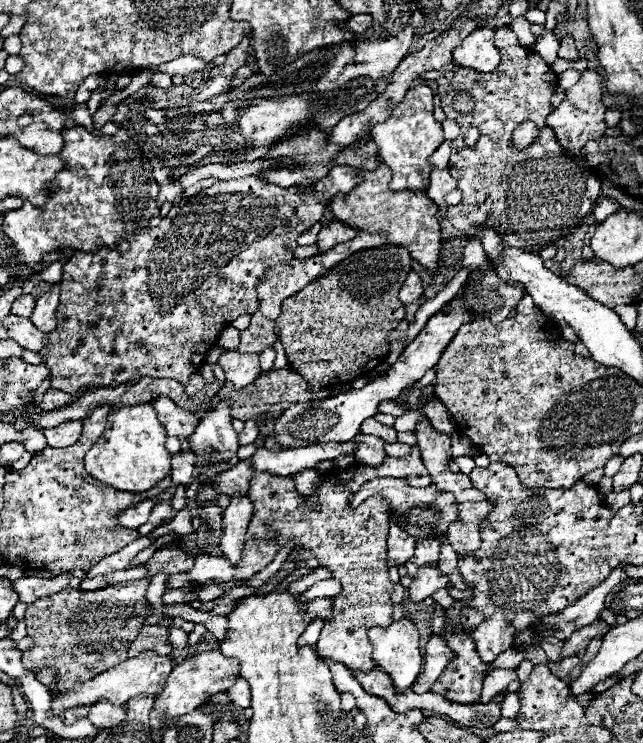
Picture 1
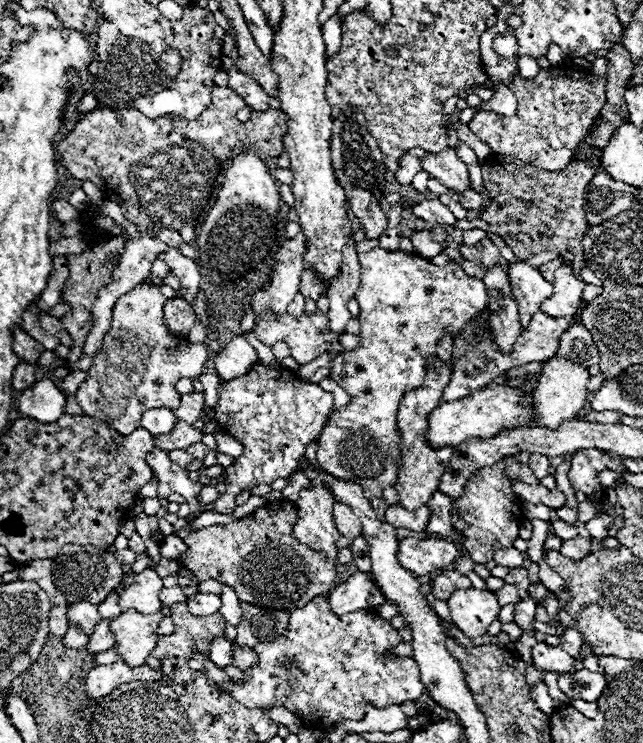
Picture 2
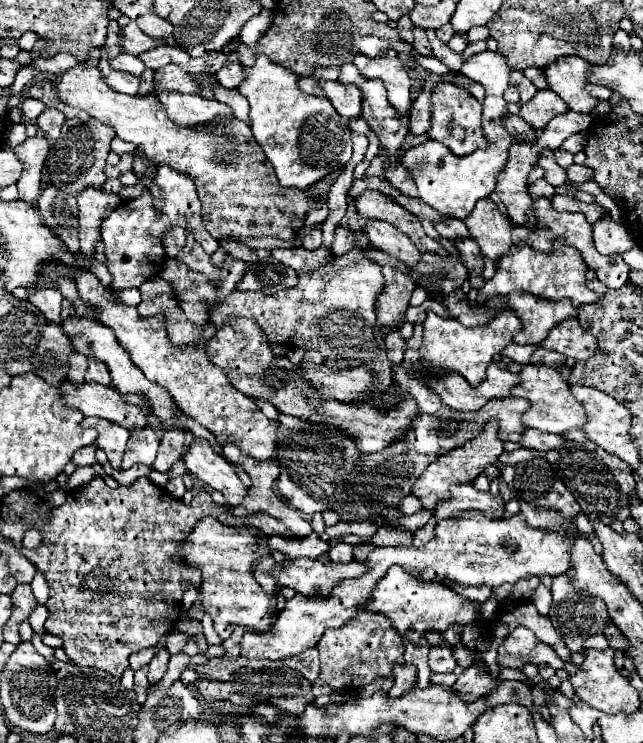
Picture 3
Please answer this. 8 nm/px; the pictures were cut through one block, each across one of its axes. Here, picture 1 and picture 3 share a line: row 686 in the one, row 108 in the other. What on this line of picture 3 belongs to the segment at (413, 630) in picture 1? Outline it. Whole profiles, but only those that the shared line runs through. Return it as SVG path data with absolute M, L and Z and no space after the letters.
M386 50L376 58L368 58L364 54L356 54L352 64L358 68L360 76L366 80L382 80L388 90L388 102L400 112L408 114L410 100L410 78L404 70L402 60L394 50Z

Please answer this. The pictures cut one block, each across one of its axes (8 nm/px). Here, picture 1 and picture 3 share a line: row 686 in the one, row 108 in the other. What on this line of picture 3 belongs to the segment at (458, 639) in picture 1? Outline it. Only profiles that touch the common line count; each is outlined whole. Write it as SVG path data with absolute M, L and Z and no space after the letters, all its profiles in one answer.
M436 84L432 88L432 118L430 124L432 128L428 130L428 138L442 142L446 148L450 148L456 156L466 156L472 154L478 148L486 148L486 140L480 128L480 112L482 104L464 88L454 86L454 84Z

